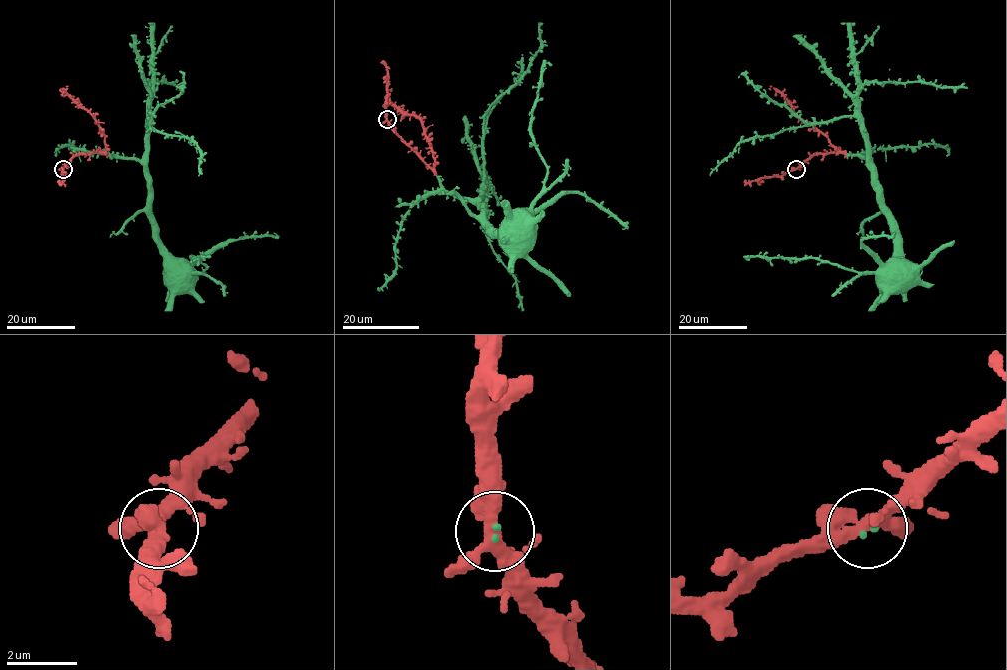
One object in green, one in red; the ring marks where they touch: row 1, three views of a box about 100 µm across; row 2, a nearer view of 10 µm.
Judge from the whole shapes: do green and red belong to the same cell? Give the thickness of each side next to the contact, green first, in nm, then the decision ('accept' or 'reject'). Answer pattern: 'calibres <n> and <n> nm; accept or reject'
calibres 110 and 400 nm; accept

